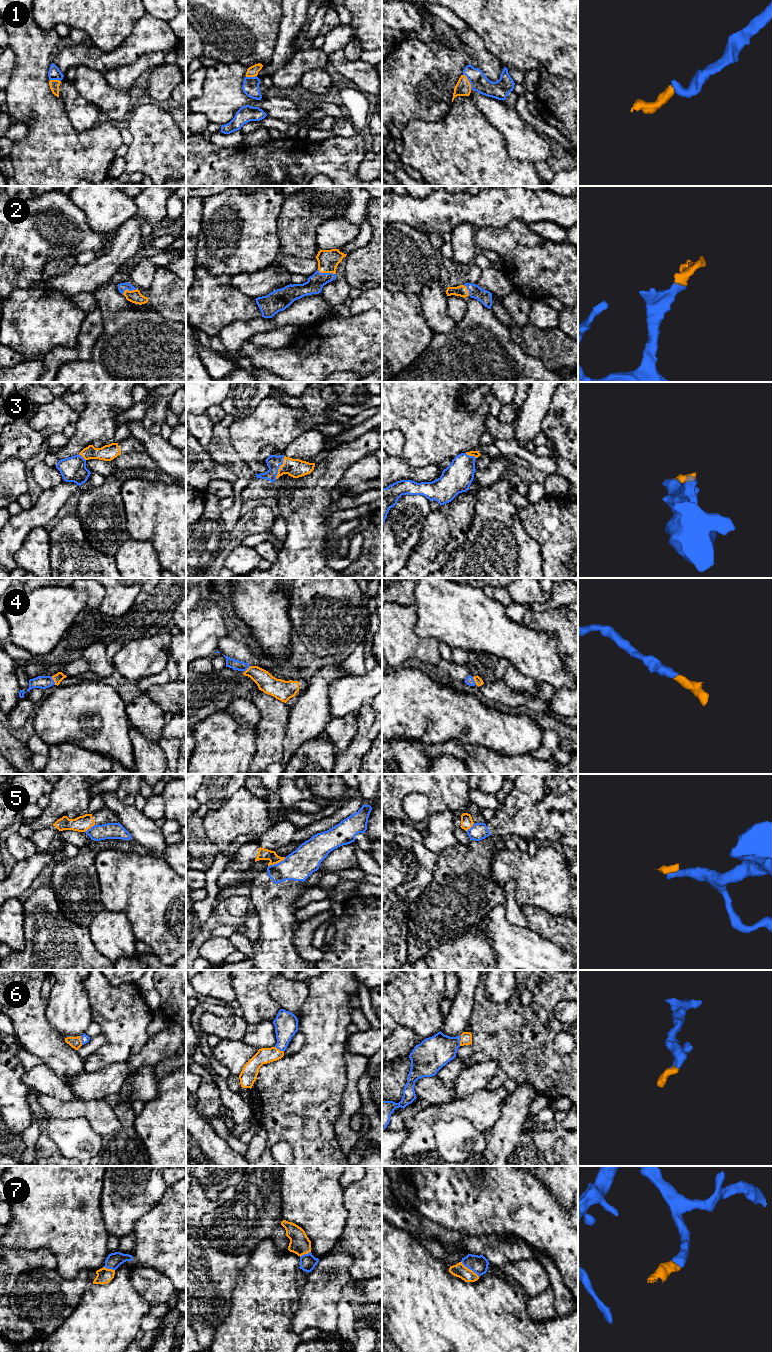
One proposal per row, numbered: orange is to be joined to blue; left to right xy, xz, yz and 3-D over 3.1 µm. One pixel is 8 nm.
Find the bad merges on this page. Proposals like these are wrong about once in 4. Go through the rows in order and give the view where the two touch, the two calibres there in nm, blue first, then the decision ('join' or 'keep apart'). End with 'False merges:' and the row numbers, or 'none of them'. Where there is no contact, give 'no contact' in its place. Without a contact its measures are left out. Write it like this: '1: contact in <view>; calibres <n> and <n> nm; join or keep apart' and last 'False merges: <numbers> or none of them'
1: contact in yz; calibres 150 and 130 nm; join
2: contact in xz; calibres 140 and 170 nm; join
3: contact in xz; calibres 110 and 150 nm; join
4: contact in xy; calibres 110 and 70 nm; join
5: contact in xz; calibres 240 and 100 nm; keep apart
6: contact in yz; calibres 260 and 100 nm; join
7: contact in yz; calibres 140 and 110 nm; join
False merges: 5

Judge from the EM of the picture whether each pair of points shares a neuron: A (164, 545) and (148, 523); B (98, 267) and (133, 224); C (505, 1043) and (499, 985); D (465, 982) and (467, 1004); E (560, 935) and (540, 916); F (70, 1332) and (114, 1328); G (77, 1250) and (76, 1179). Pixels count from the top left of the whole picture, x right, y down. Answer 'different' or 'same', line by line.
A: same
B: same
C: different
D: same
E: same
F: same
G: same

